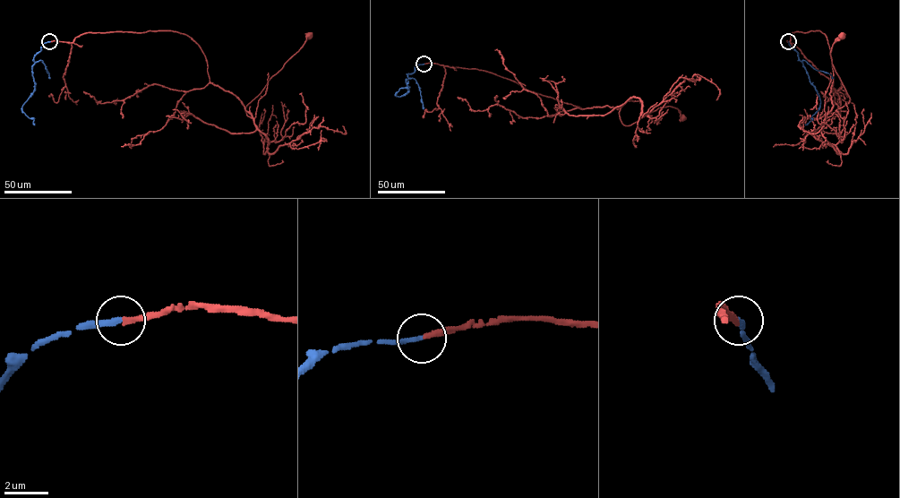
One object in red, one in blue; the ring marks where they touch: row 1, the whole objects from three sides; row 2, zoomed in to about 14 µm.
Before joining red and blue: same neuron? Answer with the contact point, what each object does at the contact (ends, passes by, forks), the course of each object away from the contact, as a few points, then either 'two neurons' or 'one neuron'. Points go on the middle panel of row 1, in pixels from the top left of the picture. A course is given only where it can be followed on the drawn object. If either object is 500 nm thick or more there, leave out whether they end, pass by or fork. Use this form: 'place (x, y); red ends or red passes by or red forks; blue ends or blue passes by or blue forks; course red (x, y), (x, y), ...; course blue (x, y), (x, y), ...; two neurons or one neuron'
place (424, 64); red ends; blue ends; course red (424, 64), (486, 71), (581, 109), (618, 108), (626, 102), (619, 113), (625, 125), (667, 107), (683, 117); course blue (424, 64), (418, 64), (413, 72), (407, 74), (408, 91), (397, 96), (400, 88), (407, 89), (407, 81); one neuron

